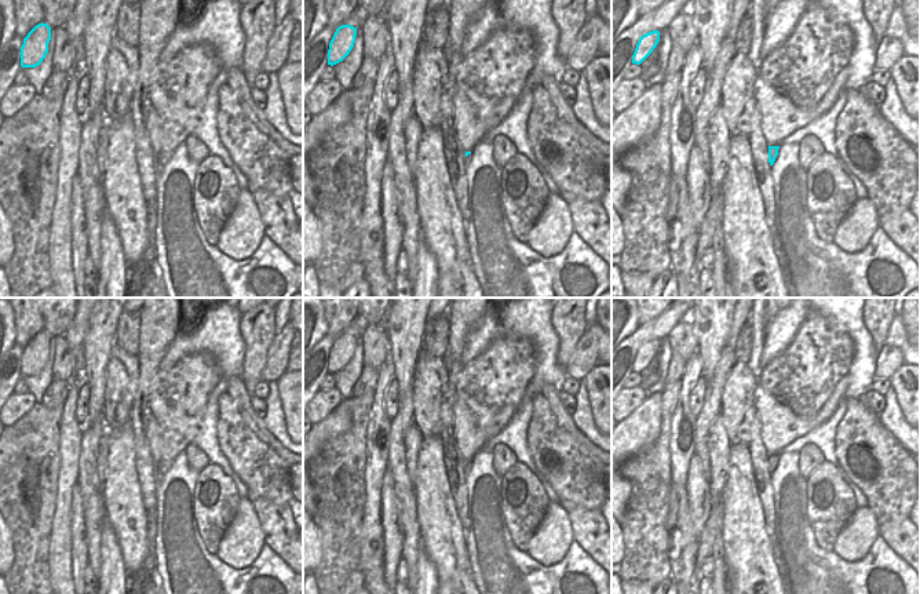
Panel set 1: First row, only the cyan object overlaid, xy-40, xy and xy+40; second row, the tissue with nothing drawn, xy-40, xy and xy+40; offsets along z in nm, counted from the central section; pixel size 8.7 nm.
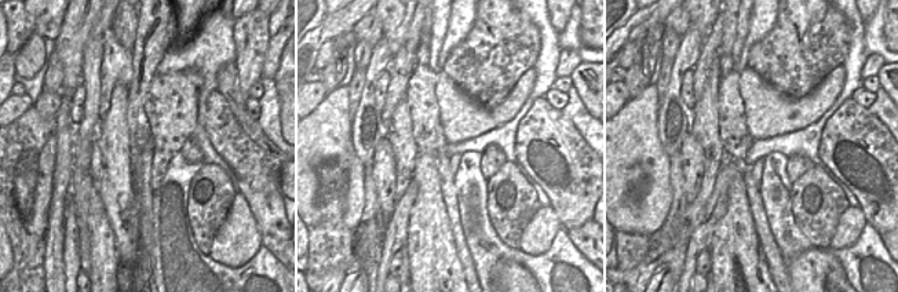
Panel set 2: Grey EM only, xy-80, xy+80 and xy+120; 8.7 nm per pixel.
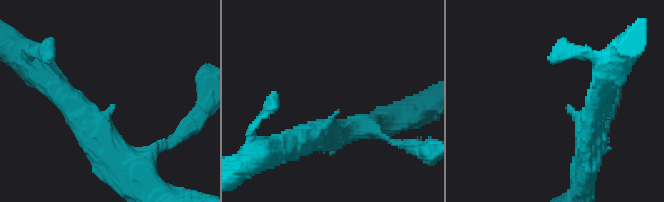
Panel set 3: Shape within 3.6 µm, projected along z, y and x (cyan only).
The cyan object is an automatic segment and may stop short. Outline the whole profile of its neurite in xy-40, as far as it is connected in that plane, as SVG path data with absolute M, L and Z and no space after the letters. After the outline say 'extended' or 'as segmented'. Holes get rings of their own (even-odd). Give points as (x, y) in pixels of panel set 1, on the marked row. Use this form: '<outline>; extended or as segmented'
M47 23L36 25L23 39L21 47L21 66L39 66L48 52L48 43L51 40L51 28Z; as segmented

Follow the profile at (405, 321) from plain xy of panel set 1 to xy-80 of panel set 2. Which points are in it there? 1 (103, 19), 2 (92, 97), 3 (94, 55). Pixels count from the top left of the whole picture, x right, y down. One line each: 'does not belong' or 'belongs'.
1: belongs
2: belongs
3: belongs

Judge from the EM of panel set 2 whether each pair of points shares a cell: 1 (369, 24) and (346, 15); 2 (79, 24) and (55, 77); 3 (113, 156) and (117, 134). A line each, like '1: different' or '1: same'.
1: different
2: different
3: same

